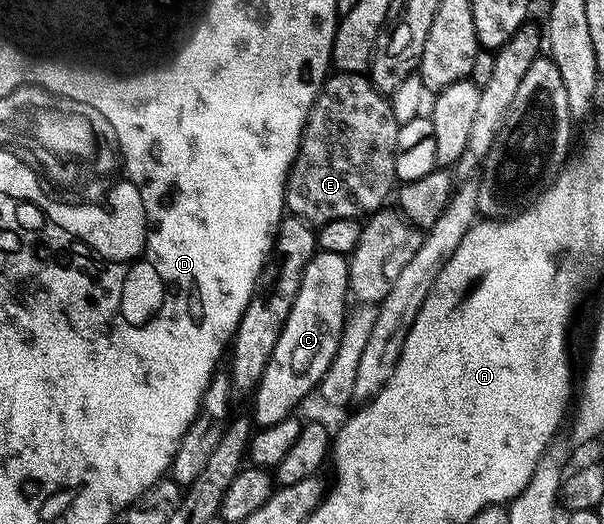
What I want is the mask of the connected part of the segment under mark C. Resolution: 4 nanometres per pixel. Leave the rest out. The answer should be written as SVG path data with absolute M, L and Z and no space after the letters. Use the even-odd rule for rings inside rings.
M326 250L314 254L302 274L298 295L287 316L287 324L283 324L283 332L279 332L275 352L271 352L271 360L251 398L251 418L258 427L274 426L290 417L296 411L293 409L320 387L327 368L331 368L331 360L335 360L341 333L345 331L345 301L350 298L349 258Z

